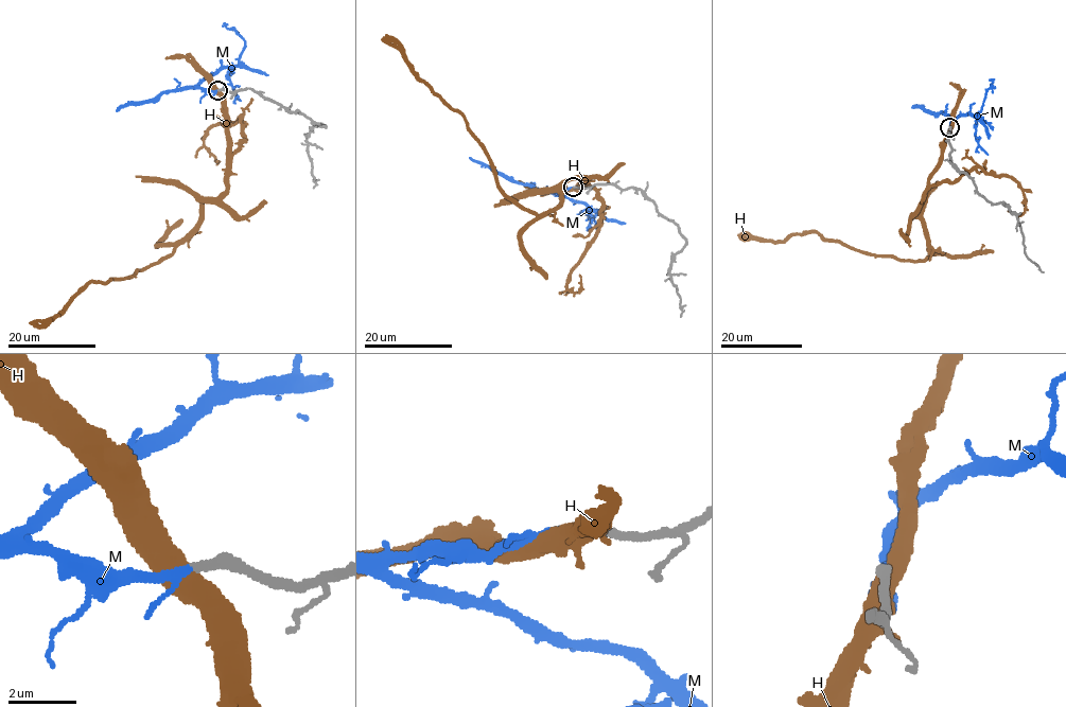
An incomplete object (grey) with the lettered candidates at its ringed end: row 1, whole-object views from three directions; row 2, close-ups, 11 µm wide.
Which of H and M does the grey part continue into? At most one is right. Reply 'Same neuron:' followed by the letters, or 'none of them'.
Same neuron: M

